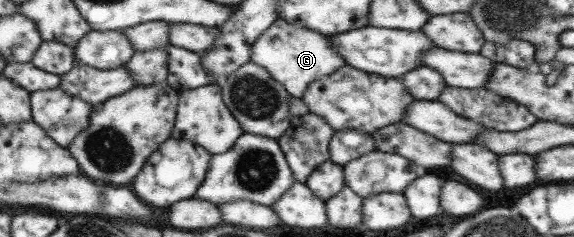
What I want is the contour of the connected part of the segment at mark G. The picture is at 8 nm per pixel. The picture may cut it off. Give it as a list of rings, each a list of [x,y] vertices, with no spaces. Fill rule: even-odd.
[[[279,18],[253,44],[252,62],[261,64],[279,82],[282,83],[292,97],[299,98],[309,84],[327,77],[337,71],[337,67],[345,65],[344,58],[337,53],[335,42],[329,34],[311,28],[297,27],[286,19]]]

